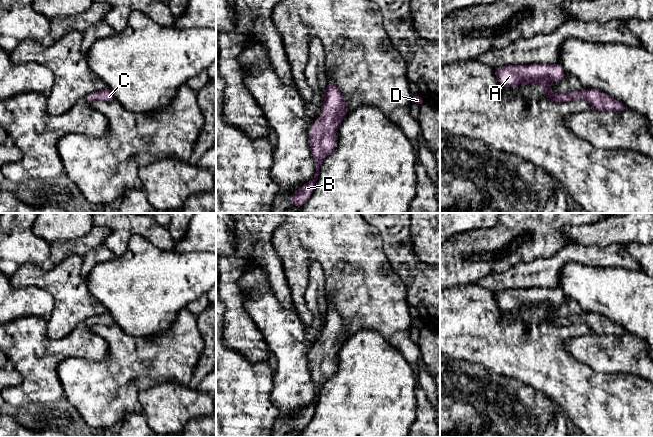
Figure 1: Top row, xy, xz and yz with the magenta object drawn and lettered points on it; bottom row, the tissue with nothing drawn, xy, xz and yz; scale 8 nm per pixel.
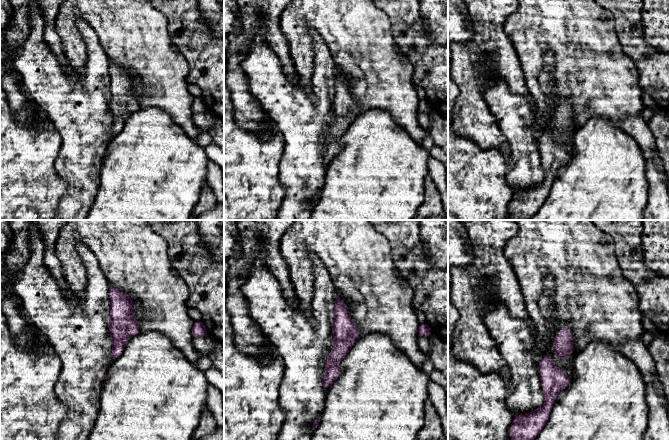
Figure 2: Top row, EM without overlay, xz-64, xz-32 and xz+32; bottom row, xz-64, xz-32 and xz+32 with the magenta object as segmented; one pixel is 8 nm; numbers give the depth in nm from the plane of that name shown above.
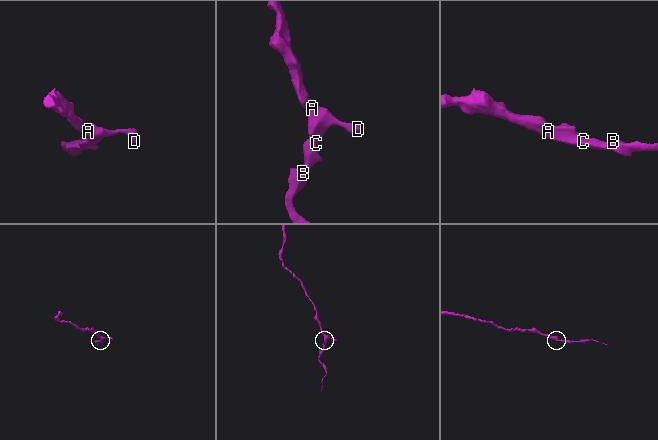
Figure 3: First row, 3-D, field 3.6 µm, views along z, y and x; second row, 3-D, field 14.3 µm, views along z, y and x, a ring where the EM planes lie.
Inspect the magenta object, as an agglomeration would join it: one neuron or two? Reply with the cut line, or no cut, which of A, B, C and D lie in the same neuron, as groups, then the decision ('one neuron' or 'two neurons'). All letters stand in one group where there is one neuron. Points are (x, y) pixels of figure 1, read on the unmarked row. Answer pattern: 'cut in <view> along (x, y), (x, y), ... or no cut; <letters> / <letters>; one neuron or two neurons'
no cut; A B C D; one neuron

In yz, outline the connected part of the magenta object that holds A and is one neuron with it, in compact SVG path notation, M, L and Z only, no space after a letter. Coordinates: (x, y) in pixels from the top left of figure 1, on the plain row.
M560 287L553 289L508 289L494 292L494 296L498 307L502 311L516 311L520 307L540 309L544 311L543 321L550 322L556 326L571 326L582 322L596 335L623 336L627 333L625 328L597 313L584 313L581 316L574 314L564 318L552 316L550 314L550 308L561 305L565 301L565 296Z

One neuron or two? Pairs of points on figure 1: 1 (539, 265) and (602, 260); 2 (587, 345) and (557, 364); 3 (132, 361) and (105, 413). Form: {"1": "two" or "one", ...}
{"1": "one", "2": "two", "3": "one"}

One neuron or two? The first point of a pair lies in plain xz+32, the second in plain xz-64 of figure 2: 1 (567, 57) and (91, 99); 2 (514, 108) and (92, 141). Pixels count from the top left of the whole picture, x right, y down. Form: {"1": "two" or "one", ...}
{"1": "two", "2": "one"}

